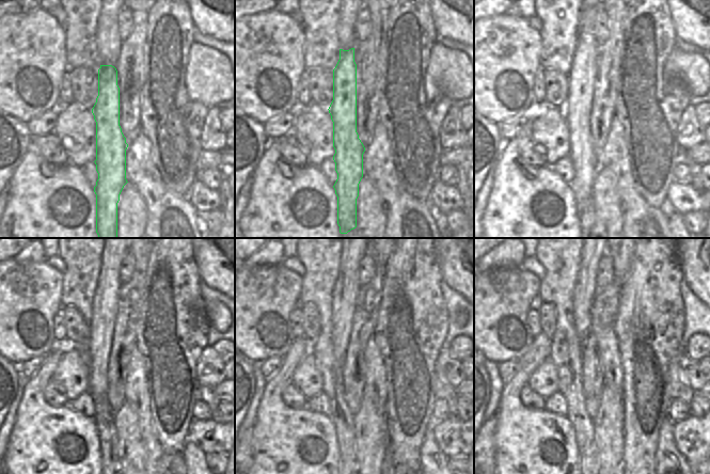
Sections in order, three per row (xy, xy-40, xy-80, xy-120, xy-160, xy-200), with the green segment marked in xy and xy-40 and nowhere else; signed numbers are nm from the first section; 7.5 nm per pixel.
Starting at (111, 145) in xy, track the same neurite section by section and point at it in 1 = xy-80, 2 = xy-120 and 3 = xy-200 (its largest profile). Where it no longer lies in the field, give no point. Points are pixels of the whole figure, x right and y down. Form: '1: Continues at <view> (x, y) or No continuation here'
1: Continues at xy-80 (578, 108)
2: Continues at xy-120 (105, 305)
3: Continues at xy-200 (585, 287).

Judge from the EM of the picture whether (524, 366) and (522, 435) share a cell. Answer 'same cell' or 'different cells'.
same cell

